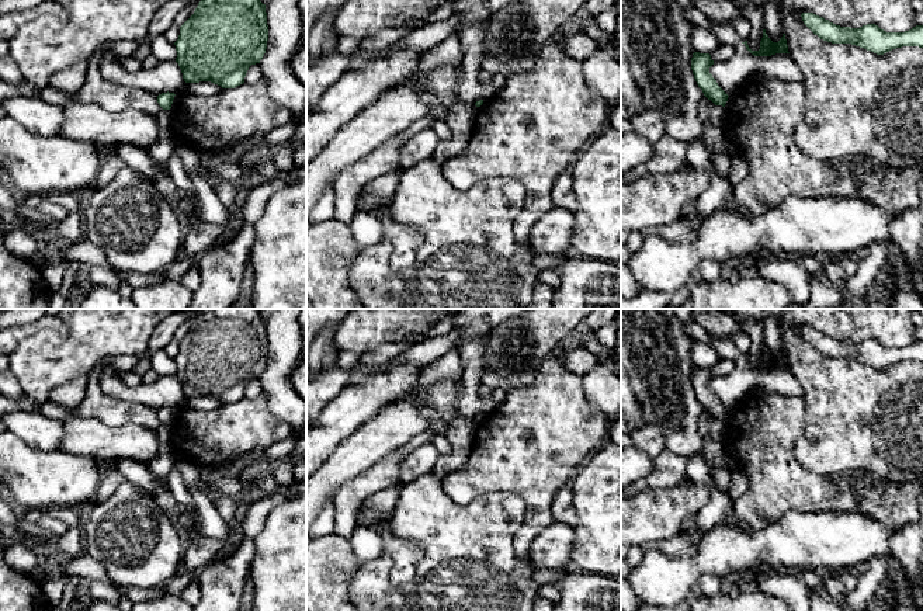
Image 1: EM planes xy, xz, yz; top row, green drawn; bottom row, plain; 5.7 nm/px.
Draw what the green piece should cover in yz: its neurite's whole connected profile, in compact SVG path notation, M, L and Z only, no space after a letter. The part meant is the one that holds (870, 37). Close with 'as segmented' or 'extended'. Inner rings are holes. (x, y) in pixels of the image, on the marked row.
M802 13L801 17L815 35L832 44L851 44L877 55L902 46L923 48L923 25L916 25L905 32L886 32L875 24L860 28L840 27L813 13Z; as segmented

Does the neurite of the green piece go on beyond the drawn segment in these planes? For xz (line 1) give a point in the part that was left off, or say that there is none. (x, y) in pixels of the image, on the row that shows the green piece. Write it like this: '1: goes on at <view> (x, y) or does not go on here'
1: does not go on here

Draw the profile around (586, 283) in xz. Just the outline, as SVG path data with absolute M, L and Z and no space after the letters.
M563 258L555 270L562 278L551 309L621 309L621 265L594 258Z

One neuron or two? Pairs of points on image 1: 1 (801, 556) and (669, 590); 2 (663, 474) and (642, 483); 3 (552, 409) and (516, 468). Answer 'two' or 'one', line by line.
1: one
2: one
3: one

